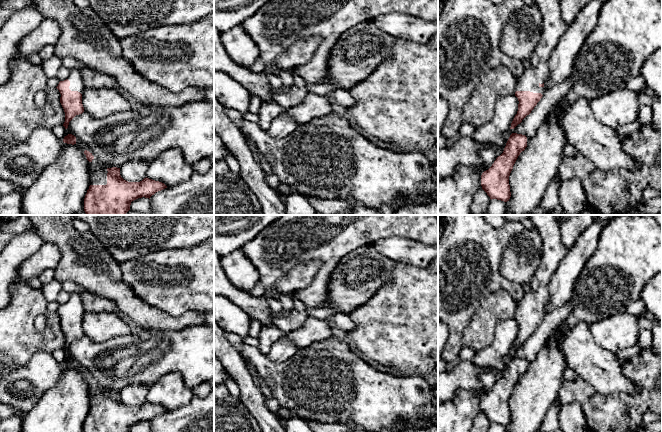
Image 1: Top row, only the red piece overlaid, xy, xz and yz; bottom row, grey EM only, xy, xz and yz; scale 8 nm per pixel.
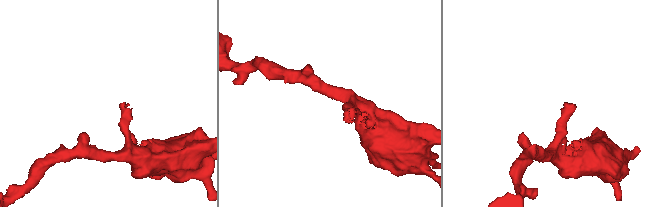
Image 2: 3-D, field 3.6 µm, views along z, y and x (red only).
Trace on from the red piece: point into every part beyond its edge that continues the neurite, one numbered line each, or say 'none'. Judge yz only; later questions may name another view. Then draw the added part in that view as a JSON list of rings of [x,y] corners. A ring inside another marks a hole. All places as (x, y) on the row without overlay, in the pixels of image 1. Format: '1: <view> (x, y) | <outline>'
1: yz (548, 227) | [[[531,215],[530,220],[542,237],[543,255],[530,283],[531,291],[517,304],[516,315],[543,319],[546,314],[539,309],[545,307],[550,300],[548,285],[560,261],[567,254],[567,249],[562,244],[559,222],[554,215]]]

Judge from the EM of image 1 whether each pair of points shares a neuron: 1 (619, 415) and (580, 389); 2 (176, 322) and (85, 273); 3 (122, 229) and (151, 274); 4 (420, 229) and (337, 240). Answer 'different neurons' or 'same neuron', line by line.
1: same neuron
2: same neuron
3: different neurons
4: same neuron

